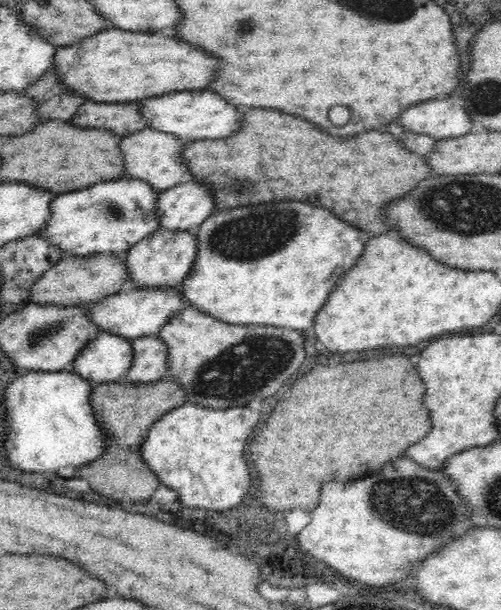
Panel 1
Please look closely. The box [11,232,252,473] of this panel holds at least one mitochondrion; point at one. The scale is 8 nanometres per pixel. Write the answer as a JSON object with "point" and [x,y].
{"point":[39,336]}

